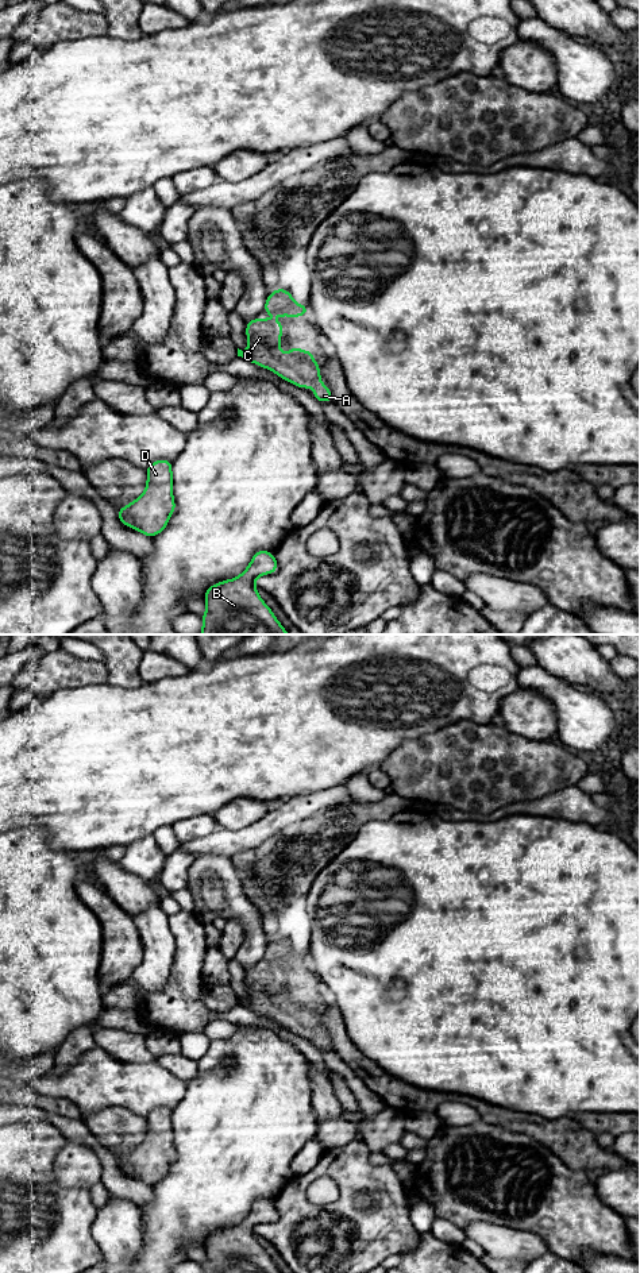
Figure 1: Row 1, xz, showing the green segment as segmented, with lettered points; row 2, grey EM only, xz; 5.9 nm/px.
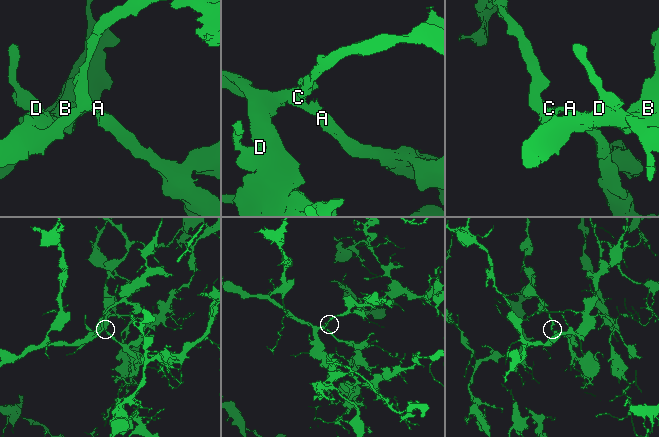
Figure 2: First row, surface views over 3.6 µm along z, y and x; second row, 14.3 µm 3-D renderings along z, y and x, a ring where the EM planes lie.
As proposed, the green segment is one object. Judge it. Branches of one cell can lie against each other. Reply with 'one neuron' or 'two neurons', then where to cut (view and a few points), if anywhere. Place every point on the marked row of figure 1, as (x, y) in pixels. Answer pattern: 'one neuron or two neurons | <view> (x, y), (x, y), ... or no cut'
one neuron | no cut

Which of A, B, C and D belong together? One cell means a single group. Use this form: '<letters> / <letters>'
A B C D

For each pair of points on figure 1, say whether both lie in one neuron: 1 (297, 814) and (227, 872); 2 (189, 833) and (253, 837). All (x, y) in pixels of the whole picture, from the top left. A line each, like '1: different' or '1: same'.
1: different
2: different

